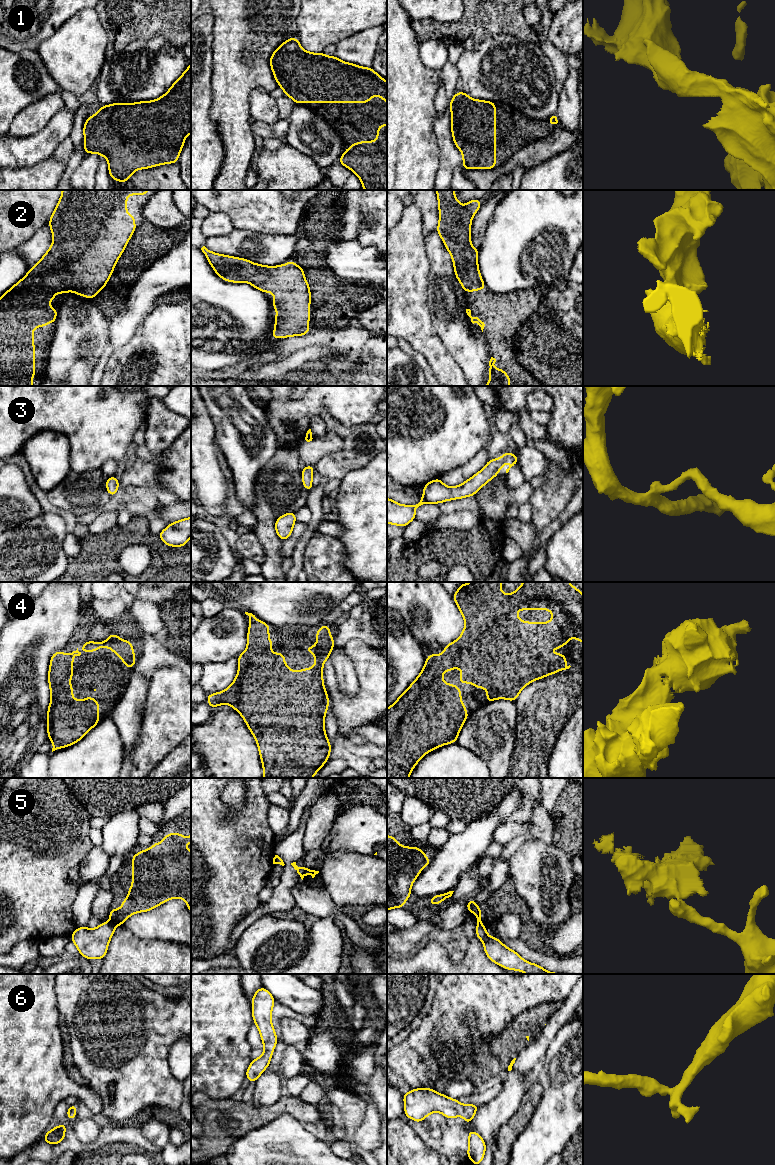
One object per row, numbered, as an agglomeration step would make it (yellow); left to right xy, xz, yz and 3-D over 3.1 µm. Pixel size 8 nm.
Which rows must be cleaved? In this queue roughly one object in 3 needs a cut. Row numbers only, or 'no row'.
1, 5

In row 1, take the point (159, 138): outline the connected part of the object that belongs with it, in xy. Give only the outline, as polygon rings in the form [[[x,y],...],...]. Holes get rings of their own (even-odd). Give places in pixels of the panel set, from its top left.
[[[191,63],[163,96],[153,101],[130,104],[141,113],[142,118],[138,126],[127,127],[128,181],[136,170],[178,163],[185,139],[191,133]],[[179,109],[184,117],[181,122],[177,120]]]

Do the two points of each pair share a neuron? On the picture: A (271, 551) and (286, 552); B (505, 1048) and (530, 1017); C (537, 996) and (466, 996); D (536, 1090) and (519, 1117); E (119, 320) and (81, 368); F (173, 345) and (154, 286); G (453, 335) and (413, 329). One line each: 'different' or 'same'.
A: different
B: same
C: same
D: same
E: different
F: different
G: different

